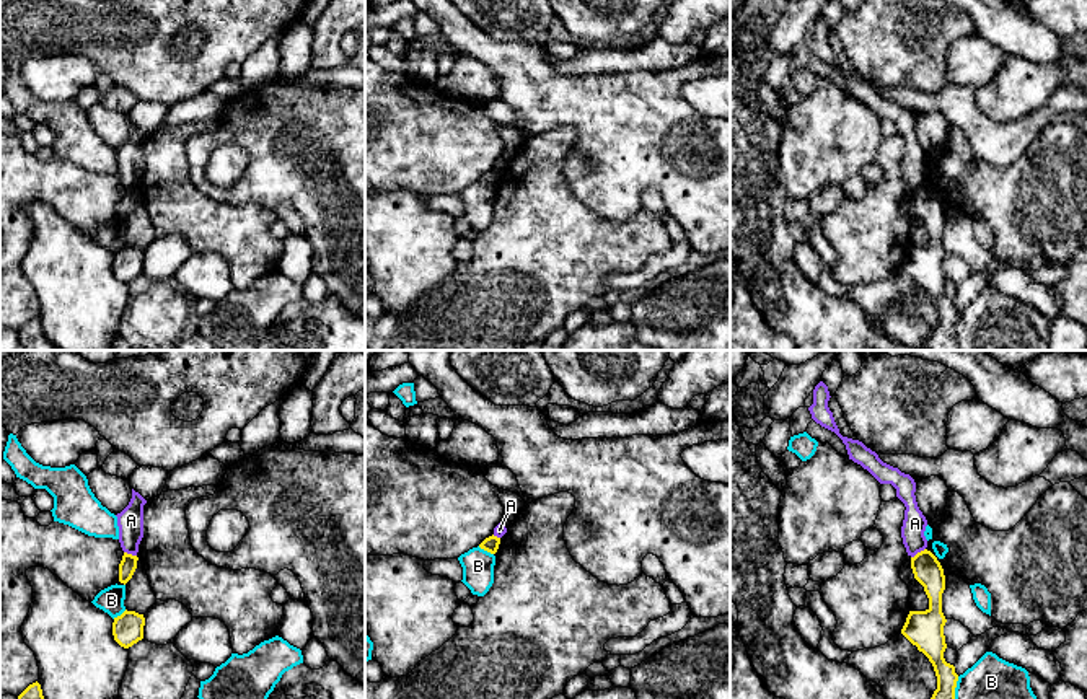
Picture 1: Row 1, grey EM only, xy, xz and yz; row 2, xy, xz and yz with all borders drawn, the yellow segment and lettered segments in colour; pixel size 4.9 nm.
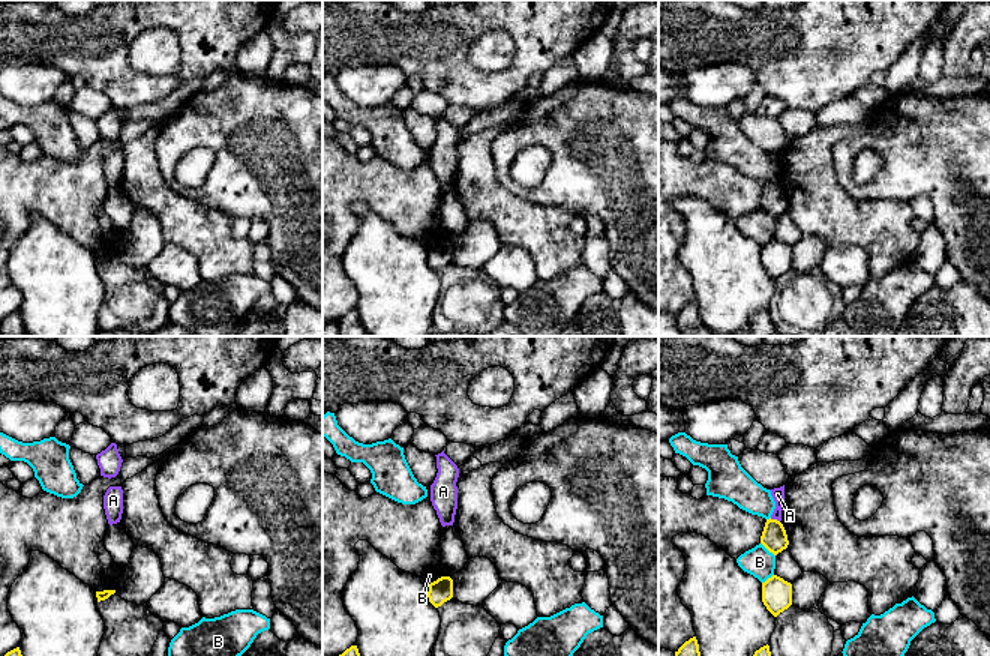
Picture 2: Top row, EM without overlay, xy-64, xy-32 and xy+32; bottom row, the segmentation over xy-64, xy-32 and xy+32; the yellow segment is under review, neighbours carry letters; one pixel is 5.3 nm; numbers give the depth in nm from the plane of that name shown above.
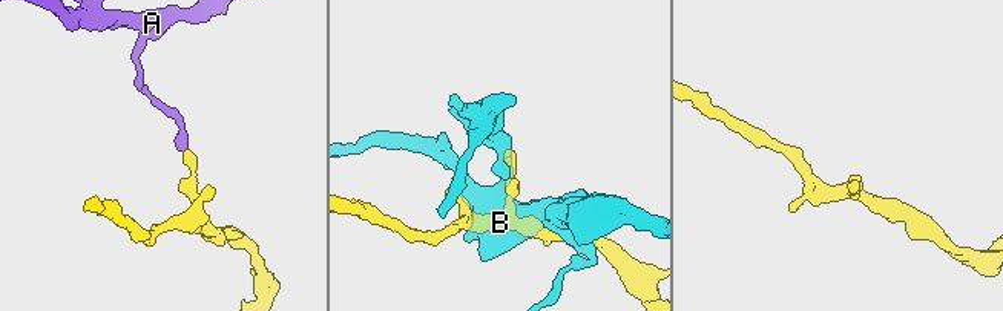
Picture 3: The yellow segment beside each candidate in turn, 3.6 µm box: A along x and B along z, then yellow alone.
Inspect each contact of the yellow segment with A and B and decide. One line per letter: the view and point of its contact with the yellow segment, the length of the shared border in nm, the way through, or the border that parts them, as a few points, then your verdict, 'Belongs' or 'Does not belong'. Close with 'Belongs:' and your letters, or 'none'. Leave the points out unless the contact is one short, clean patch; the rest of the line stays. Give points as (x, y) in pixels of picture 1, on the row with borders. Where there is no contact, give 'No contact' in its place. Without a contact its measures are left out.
A: Touches yellow at yz (918, 553). Shared border 90 nm. Boundary: yz (924, 548), (911, 558). Does not belong
B: Touches yellow at yz (955, 686). Shared border 110 nm. Does not belong
Belongs: none

